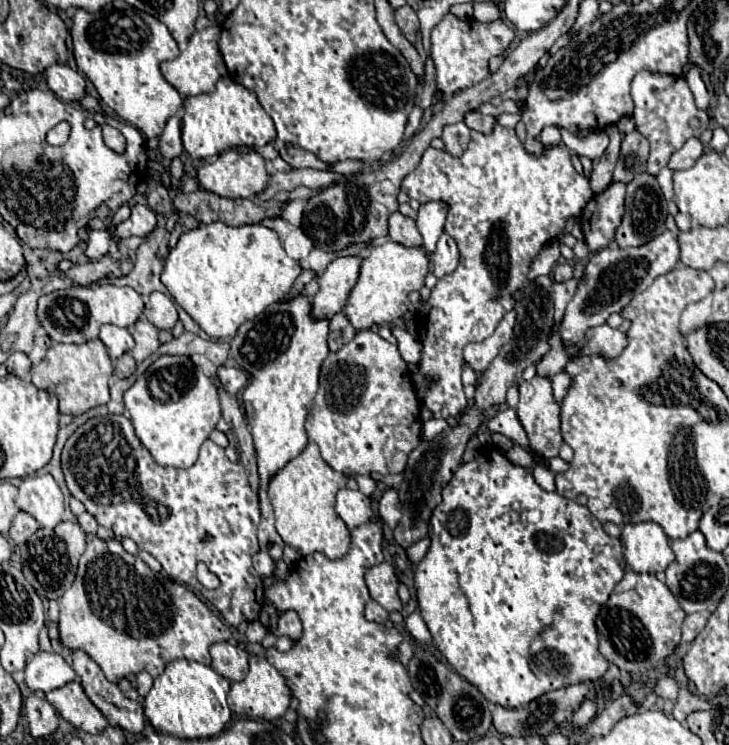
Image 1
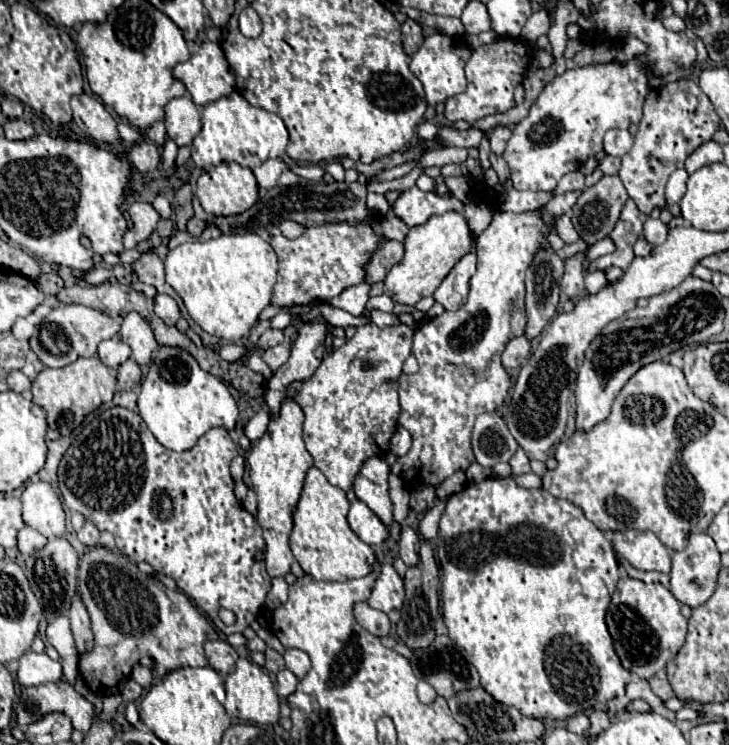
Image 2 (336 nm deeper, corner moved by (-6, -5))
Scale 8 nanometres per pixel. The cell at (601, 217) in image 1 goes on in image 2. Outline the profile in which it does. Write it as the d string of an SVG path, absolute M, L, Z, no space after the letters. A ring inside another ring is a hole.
M628 200L624 204L624 208L622 208L620 220L616 222L616 228L610 234L610 238L616 244L616 250L612 254L608 254L608 256L602 256L602 258L592 260L588 264L588 268L586 268L586 272L596 272L596 270L606 272L612 266L628 268L630 262L632 262L632 258L634 258L632 246L638 240L638 236L642 234L644 220L646 220L646 216L636 208L636 204L632 200Z

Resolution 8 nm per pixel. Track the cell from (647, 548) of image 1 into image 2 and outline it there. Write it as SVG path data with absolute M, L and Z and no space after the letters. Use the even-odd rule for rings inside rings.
M650 530L614 532L614 552L638 570L658 570L670 574L668 548Z

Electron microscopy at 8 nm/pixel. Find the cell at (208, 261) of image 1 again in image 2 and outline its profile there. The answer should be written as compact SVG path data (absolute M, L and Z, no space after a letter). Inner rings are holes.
M232 234L220 236L206 242L186 242L168 252L166 258L166 282L180 294L184 300L190 318L208 334L236 342L248 336L250 328L258 324L260 312L270 304L272 288L276 284L278 258L272 246L256 234Z

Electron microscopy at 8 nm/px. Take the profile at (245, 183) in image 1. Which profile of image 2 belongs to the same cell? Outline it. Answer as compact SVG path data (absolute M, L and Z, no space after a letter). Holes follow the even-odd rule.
M222 162L220 166L204 172L196 184L196 198L206 214L212 216L236 216L248 210L258 200L258 184L250 168L242 168L236 162Z

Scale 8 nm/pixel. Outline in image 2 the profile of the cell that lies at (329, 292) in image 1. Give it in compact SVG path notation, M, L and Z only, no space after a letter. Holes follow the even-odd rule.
M322 318L300 326L298 330L300 334L292 346L288 362L280 366L278 372L274 372L272 378L268 380L266 406L270 408L272 418L280 414L282 402L290 398L288 386L298 380L308 380L316 372L316 366L320 366L324 358L326 330L328 330L328 324Z

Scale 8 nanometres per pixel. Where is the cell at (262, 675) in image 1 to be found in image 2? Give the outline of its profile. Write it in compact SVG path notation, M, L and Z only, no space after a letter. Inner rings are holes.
M238 658L236 670L230 672L225 680L226 700L223 706L228 715L235 720L252 722L256 725L274 724L280 718L280 698L274 690L270 676L248 658Z

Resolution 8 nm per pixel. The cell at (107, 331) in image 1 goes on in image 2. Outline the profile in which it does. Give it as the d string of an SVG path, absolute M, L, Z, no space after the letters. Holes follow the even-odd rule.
M110 338L100 342L98 346L98 358L112 370L116 370L120 364L124 364L130 358L130 348L120 338Z

